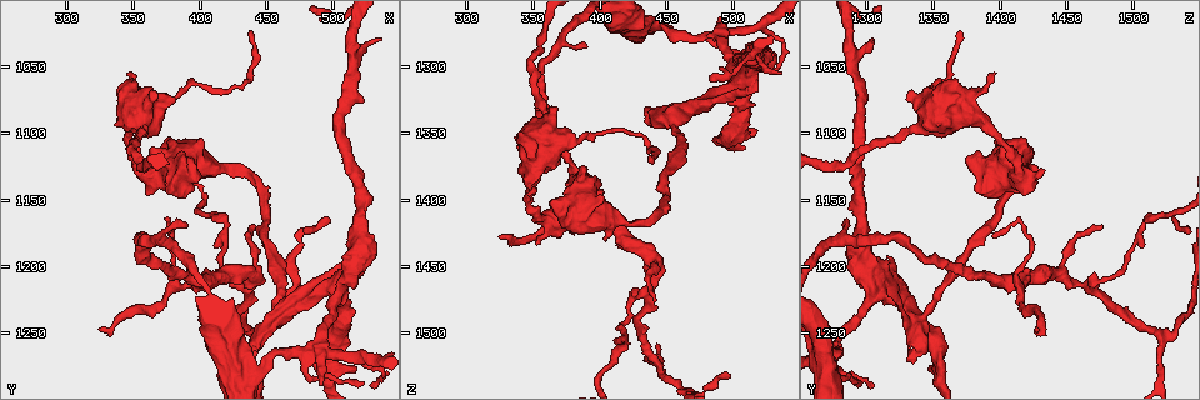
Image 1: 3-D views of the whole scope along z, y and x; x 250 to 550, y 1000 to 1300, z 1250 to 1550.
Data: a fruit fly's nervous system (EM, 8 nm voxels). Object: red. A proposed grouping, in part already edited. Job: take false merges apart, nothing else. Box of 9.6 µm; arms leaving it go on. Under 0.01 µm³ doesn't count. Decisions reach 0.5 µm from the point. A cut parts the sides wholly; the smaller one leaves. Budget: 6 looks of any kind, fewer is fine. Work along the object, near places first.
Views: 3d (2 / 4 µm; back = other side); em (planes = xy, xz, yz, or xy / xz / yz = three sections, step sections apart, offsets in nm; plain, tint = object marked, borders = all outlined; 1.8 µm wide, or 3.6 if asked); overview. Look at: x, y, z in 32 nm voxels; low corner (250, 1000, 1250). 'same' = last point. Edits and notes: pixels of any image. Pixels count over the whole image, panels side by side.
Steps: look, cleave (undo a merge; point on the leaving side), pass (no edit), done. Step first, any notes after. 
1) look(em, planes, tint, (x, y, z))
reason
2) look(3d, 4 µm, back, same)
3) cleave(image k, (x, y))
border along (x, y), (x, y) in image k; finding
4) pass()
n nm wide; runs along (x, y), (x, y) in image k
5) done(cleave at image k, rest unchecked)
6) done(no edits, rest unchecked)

look(3d, 2 µm, (444, 1284, 1268))
calibre changes

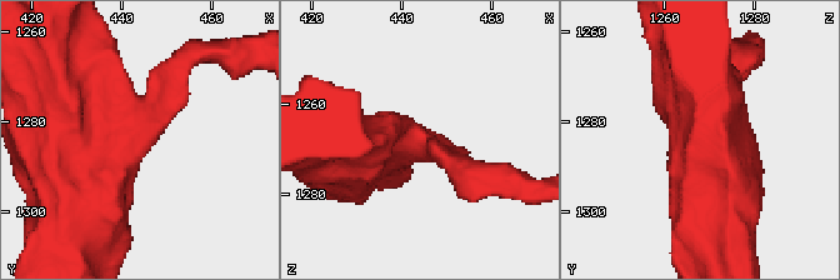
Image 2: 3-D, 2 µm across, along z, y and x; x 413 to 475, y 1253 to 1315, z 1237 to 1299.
look(em, xz, step 16, tint, (443, 1282, 1269))
need the tissue

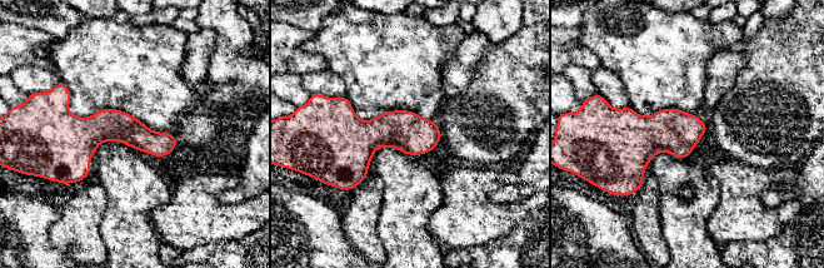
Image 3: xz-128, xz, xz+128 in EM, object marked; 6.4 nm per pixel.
look(em, planes, tint, same)
another direction

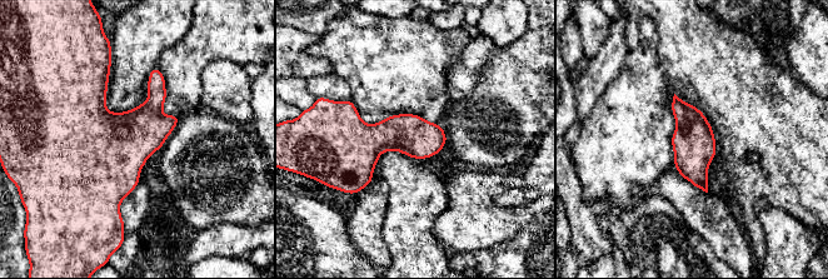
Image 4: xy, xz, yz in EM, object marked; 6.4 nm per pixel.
pass()
one neuron here

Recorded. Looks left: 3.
look(em, planes, borders, (492, 1258, 1278))
sharp bend

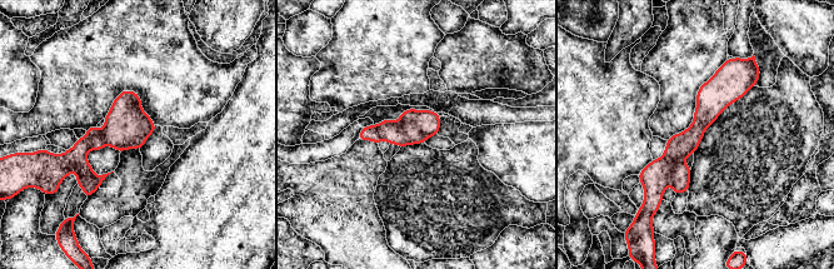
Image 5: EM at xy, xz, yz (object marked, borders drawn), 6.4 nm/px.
cleave(image 5, (679, 179))
the part that leaves runs along (96, 129), (81, 149), (88, 192) in image 5; a second neuron is stuck on

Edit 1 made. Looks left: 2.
done(cleave at image 5, rest unchecked)

